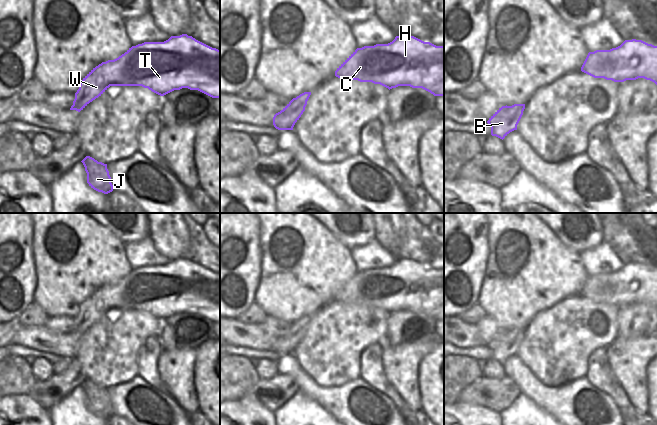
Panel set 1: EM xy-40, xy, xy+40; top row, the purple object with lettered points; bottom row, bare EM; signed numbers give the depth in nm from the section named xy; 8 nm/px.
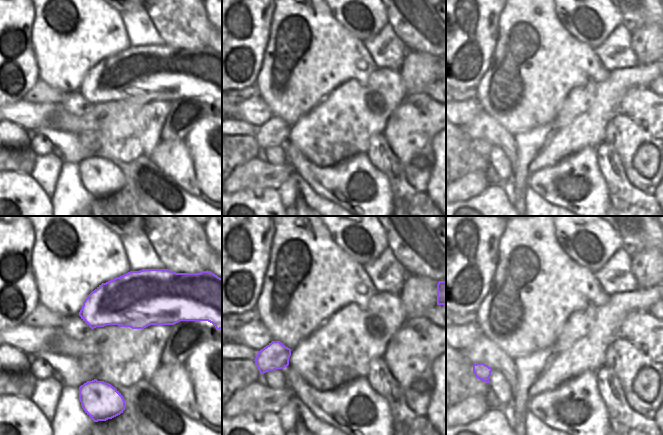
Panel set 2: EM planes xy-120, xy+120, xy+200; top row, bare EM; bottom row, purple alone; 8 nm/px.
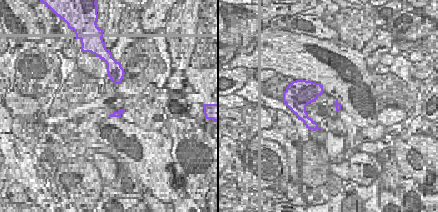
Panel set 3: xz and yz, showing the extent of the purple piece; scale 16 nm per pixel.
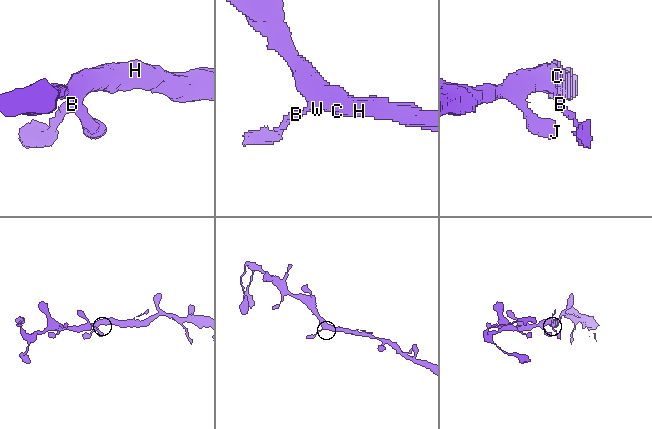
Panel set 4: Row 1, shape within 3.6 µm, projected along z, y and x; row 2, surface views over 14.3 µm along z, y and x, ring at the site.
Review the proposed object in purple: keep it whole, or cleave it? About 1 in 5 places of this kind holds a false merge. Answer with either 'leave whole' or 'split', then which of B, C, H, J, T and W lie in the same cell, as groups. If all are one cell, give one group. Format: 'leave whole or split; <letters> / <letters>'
leave whole; B C H J T W

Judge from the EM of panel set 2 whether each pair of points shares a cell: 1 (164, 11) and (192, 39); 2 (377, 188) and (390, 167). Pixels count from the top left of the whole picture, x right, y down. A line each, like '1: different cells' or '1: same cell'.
1: same cell
2: different cells

